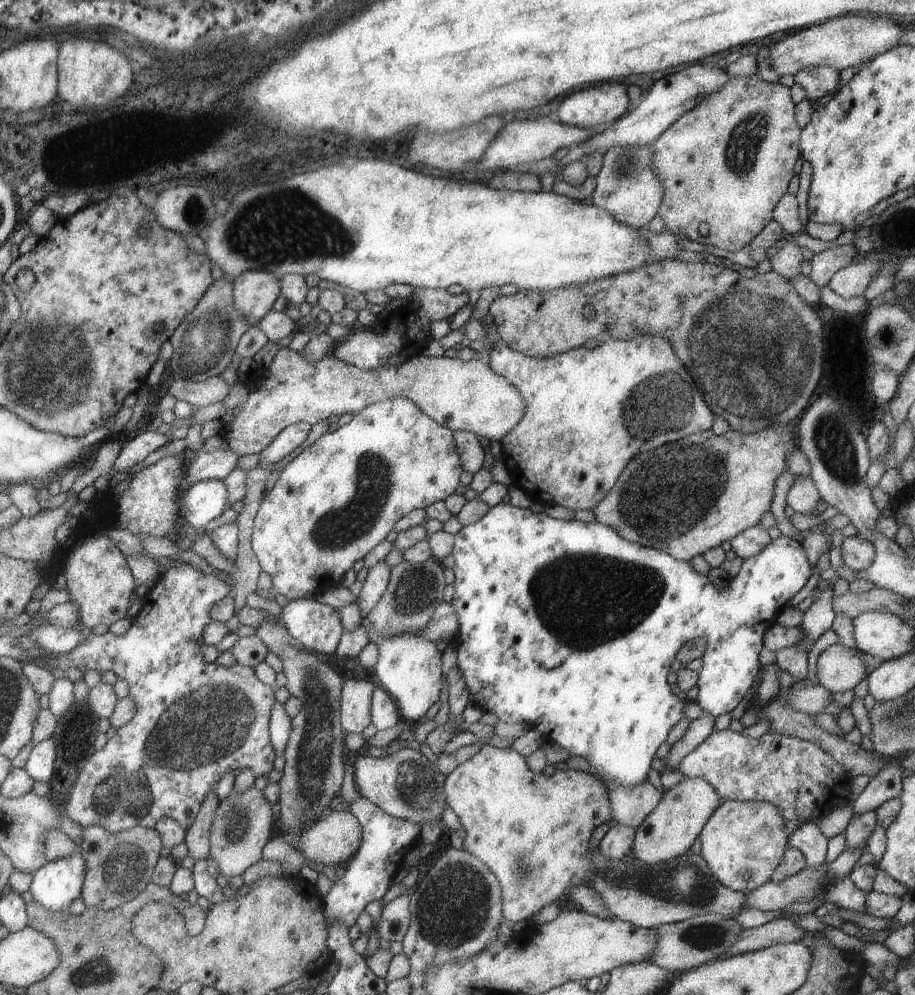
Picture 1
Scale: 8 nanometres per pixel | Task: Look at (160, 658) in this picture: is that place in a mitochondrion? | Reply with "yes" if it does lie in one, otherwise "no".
no

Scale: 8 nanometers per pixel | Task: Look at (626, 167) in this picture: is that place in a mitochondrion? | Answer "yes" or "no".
yes

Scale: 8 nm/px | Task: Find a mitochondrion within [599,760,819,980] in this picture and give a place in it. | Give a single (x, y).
(708, 936)

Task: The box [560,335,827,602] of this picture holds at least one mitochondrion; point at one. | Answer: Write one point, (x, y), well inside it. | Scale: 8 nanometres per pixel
(661, 394)

